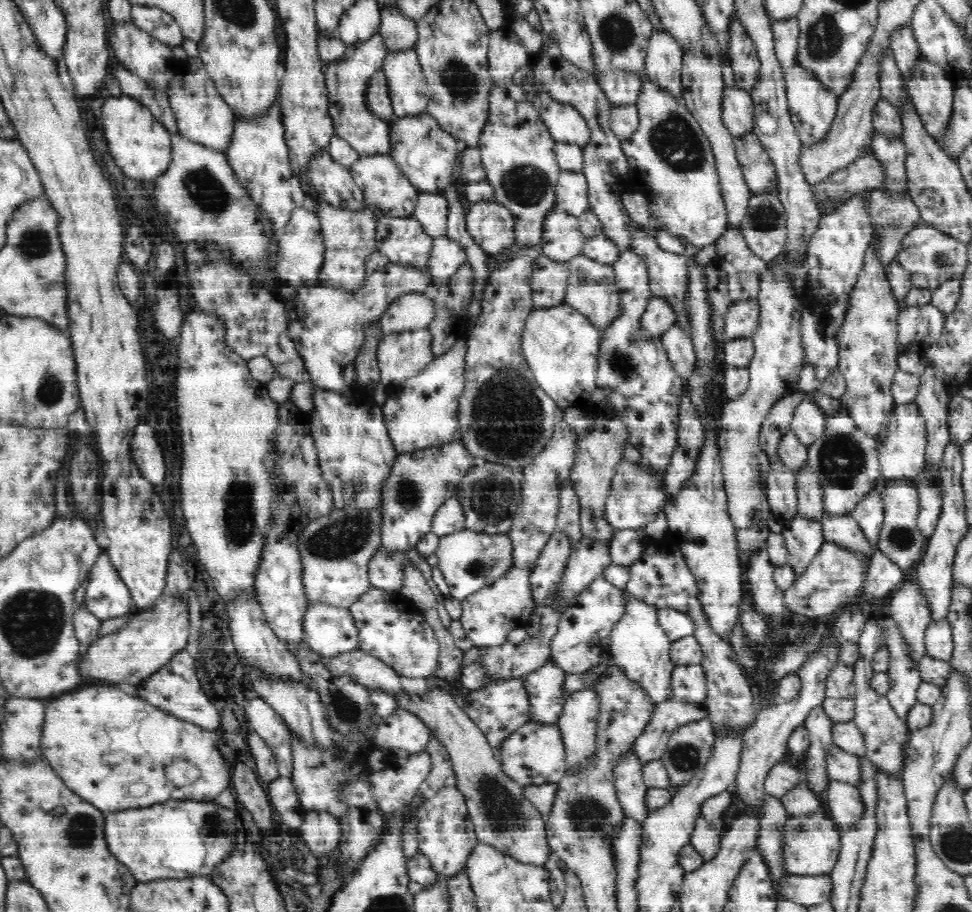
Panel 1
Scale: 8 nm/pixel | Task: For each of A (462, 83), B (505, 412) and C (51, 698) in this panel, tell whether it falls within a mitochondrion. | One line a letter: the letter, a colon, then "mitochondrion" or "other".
A: mitochondrion
B: mitochondrion
C: other

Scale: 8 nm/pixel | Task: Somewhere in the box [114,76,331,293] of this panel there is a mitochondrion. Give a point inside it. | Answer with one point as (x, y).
(205, 190)

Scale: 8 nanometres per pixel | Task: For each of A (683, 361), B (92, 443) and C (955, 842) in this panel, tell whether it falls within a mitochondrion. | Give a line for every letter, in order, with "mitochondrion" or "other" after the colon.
A: other
B: other
C: mitochondrion

